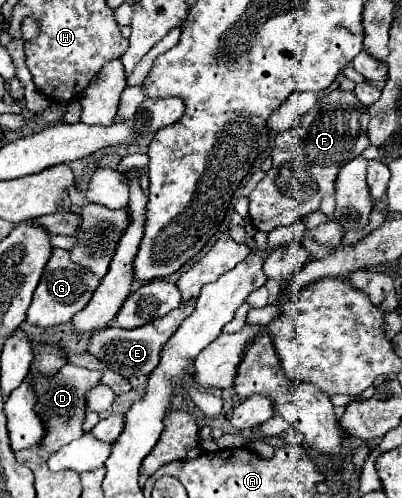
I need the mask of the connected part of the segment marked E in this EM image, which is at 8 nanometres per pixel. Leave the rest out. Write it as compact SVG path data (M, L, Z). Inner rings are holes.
M195 298L185 300L185 304L181 304L181 308L165 314L163 318L157 318L141 328L131 328L131 330L123 330L123 328L103 328L101 332L97 332L91 338L89 344L89 354L97 356L107 368L123 374L125 378L131 376L143 376L143 374L151 374L155 370L155 366L159 364L159 354L161 348L165 346L165 342L169 340L169 336L173 336L173 332L179 328L179 324L193 312L195 308Z

